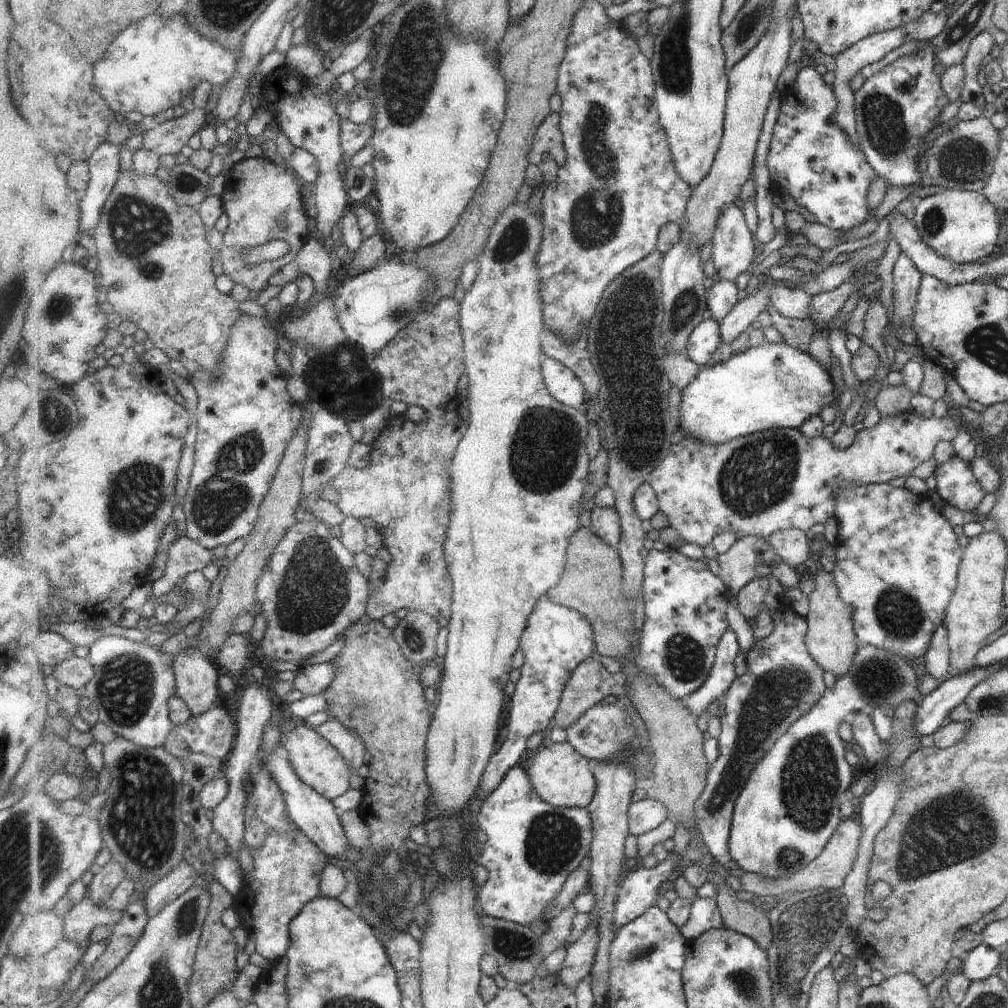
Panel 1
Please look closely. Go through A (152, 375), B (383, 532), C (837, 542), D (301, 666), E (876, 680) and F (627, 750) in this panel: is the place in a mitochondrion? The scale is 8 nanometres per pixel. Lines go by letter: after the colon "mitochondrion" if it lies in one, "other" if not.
A: other
B: other
C: other
D: other
E: mitochondrion
F: mitochondrion

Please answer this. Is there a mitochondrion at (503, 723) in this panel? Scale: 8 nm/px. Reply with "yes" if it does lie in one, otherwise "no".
no

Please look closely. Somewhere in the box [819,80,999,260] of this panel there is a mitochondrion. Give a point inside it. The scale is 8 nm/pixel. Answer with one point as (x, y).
(884, 124)

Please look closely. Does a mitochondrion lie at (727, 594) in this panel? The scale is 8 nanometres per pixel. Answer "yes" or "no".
no

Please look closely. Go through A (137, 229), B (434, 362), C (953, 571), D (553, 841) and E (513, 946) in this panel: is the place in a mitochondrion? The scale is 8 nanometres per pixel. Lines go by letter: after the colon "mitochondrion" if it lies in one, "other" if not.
A: mitochondrion
B: other
C: other
D: mitochondrion
E: mitochondrion

